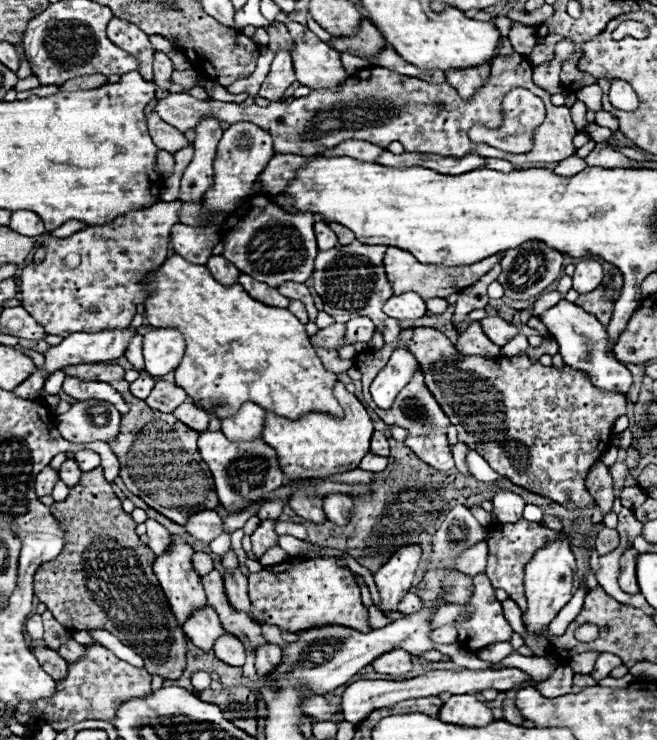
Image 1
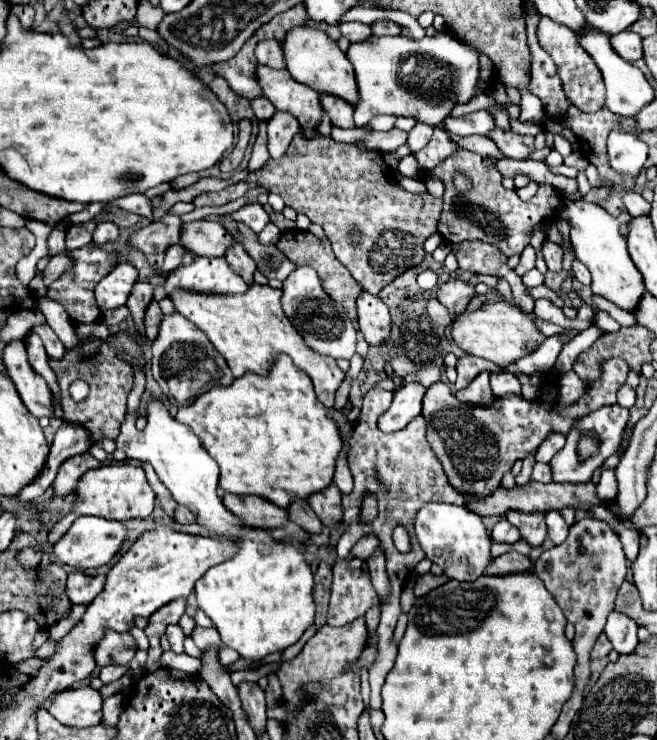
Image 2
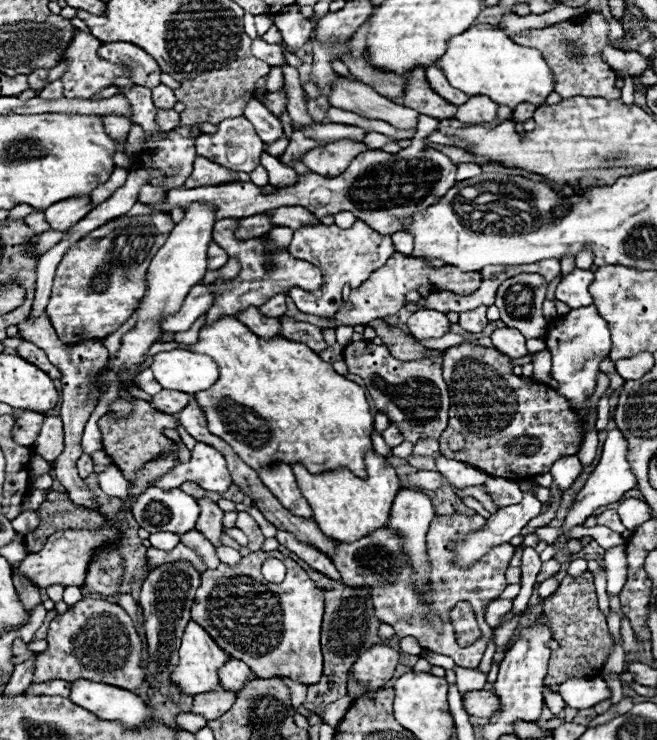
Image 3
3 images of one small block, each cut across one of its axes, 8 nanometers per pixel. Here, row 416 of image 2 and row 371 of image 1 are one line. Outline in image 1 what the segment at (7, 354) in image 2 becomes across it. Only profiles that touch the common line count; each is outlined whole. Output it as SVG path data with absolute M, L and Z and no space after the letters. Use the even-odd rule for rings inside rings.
M112 328L102 332L74 332L66 336L58 346L46 352L46 370L56 372L72 364L92 364L120 358L130 340L136 336L136 328ZM36 370L28 380L24 380L18 388L14 388L14 394L18 398L38 398L38 392L44 386L44 374L40 370Z

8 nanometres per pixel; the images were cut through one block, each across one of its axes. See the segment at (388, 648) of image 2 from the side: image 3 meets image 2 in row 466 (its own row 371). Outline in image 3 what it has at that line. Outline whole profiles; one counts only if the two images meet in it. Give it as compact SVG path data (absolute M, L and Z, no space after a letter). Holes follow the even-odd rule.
M350 342L344 348L344 362L350 374L360 376L366 382L378 412L384 412L390 422L396 422L404 440L418 442L420 438L440 438L448 424L448 386L442 380L442 360L422 358L416 362L402 362L390 356L388 346L376 346L372 342Z

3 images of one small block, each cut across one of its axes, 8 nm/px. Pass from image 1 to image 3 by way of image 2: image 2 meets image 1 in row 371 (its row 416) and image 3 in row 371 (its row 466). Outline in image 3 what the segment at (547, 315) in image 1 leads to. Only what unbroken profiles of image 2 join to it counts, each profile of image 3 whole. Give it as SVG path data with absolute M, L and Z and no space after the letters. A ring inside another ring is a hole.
M596 306L570 310L570 314L550 322L546 332L546 346L552 352L552 378L558 382L556 392L564 396L570 402L570 408L580 416L580 430L584 436L588 432L588 424L584 418L586 400L594 394L598 364L604 356L608 356L612 346L608 322L604 322Z

